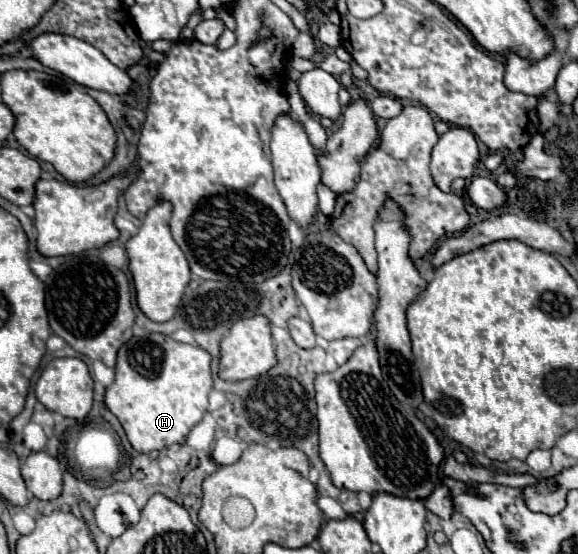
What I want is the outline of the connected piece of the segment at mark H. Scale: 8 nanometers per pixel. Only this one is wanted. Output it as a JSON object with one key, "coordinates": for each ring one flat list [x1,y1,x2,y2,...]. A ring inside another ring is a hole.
{"coordinates":[[148,334,142,338,128,340,118,350,116,380,106,388,106,406,124,426,130,444,138,452,152,452,184,442,188,432,202,420,208,410,208,392,212,390,210,374,210,354,204,348,182,344,166,334]]}

